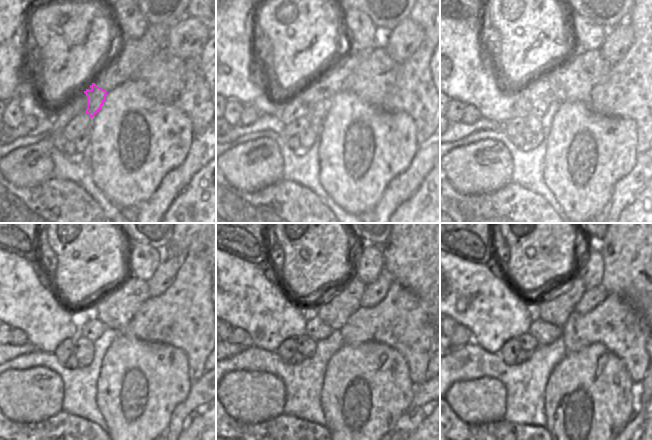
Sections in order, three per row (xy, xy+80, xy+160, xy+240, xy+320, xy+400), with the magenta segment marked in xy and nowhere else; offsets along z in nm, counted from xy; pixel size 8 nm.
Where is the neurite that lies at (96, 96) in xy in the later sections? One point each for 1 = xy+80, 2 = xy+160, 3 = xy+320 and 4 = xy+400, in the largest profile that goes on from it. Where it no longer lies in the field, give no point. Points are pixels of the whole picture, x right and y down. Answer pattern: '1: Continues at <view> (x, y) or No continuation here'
1: Continues at xy+80 (320, 108)
2: Continues at xy+160 (541, 106)
3: Continues at xy+320 (315, 327)
4: Continues at xy+400 (544, 333)

